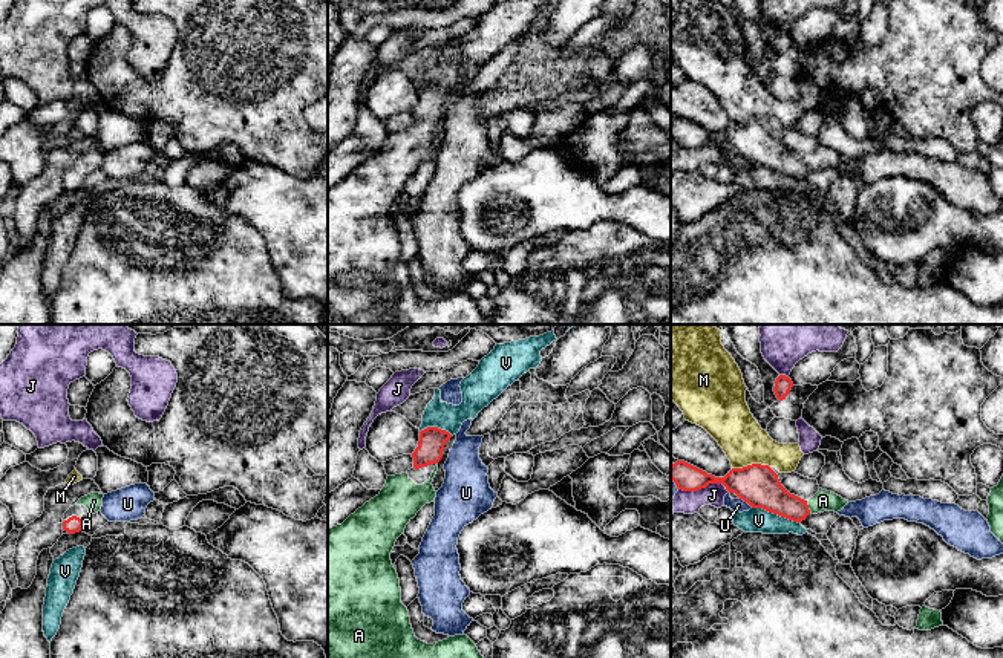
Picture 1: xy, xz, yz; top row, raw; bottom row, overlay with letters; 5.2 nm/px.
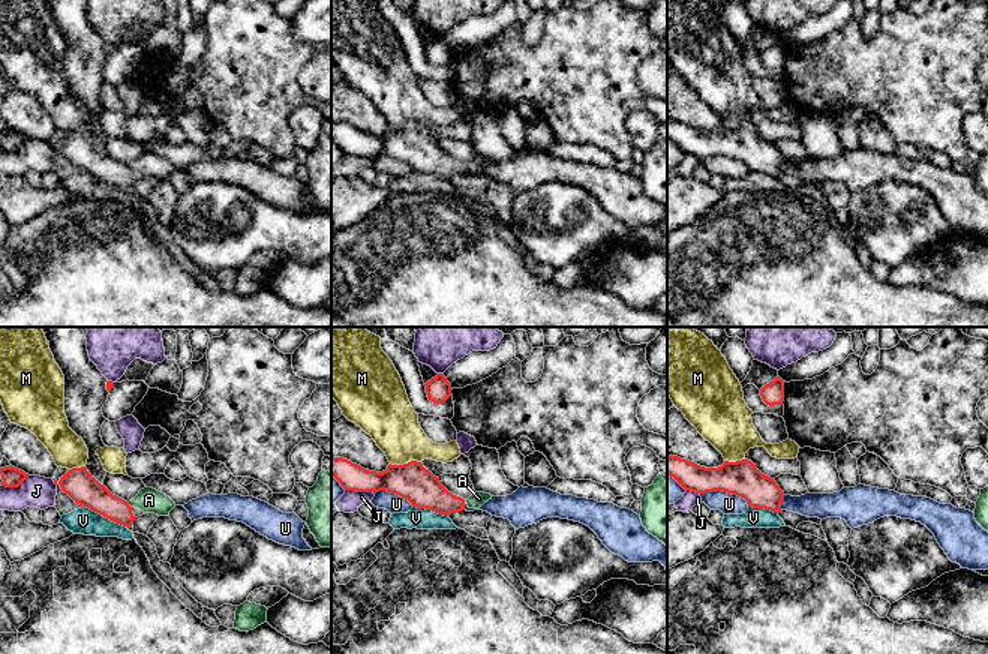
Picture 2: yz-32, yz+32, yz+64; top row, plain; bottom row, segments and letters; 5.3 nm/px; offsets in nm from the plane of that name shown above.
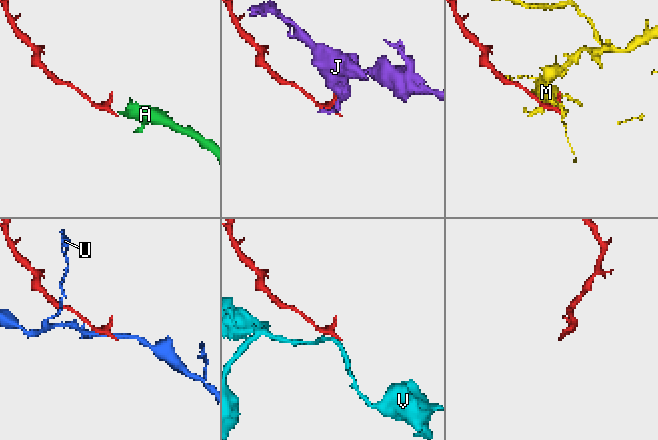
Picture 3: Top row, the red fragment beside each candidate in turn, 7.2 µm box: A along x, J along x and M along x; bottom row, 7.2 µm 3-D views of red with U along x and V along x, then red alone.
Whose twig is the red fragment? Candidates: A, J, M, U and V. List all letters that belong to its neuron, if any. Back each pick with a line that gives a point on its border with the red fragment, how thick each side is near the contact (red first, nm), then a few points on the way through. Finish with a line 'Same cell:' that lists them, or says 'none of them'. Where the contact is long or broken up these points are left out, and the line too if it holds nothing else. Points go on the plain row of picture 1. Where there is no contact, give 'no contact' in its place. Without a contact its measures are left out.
A: yz (807, 164) | 190/110 nm | across yz (763, 147), (786, 162), (807, 164), (823, 158)
Same cell: A

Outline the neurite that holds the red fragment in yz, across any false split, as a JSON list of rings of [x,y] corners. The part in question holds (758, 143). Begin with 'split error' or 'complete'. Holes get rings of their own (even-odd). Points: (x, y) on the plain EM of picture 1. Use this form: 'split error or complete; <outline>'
split error; [[[677,118],[671,122],[671,136],[683,148],[723,141],[729,150],[735,150],[752,165],[763,165],[798,181],[805,178],[810,170],[838,170],[848,161],[841,153],[822,145],[809,158],[790,151],[781,142],[778,132],[769,122],[761,121],[732,125],[724,135],[715,135],[684,118]]]

